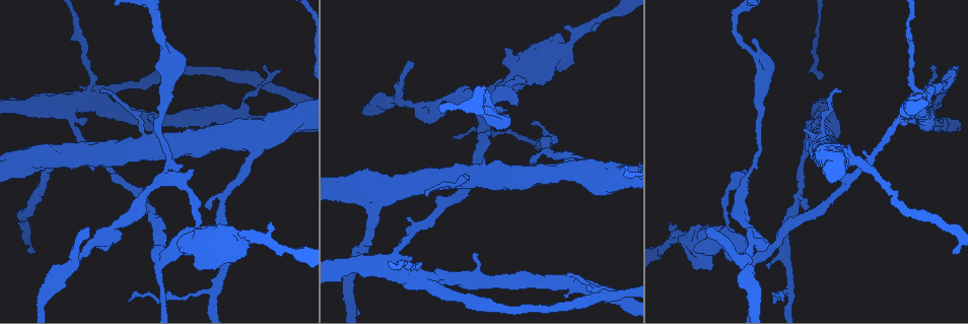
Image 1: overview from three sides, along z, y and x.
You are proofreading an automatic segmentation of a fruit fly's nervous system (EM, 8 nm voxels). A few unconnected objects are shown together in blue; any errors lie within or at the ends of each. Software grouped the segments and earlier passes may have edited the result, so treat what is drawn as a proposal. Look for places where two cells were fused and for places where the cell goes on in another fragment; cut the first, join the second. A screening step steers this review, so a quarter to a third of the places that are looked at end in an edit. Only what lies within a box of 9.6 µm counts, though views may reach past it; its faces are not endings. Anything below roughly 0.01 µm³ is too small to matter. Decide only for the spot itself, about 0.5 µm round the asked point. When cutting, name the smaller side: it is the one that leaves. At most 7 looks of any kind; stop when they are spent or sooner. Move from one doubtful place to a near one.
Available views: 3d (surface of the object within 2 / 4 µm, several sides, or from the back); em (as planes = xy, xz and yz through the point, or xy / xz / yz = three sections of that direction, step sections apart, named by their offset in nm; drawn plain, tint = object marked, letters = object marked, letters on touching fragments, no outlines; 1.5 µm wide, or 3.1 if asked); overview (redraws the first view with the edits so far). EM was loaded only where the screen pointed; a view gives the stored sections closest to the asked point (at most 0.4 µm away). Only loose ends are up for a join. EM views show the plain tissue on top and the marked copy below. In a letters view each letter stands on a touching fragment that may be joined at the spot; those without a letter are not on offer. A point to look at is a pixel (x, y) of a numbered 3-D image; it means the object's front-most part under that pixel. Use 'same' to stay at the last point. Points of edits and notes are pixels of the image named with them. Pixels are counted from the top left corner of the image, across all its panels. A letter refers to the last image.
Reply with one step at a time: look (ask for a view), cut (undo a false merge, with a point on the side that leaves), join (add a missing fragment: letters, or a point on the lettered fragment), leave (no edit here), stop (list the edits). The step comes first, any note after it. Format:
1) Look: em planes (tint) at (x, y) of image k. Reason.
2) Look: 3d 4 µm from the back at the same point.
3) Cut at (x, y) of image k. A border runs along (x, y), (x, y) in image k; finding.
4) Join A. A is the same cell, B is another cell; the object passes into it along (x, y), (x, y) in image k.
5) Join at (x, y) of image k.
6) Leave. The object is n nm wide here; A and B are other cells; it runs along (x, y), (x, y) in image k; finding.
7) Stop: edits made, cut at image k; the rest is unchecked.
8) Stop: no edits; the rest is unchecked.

Look: em xy step 4 (letters) at (88, 230) of image 1. Branch stops here.

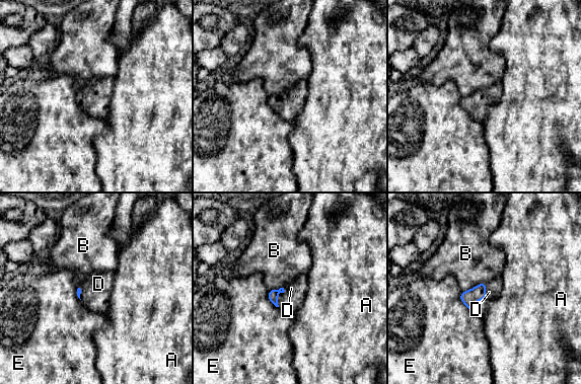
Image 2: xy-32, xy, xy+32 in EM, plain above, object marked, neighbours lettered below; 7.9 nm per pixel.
Look: em xz step 4 (letters) at the same point. Cut it another way.

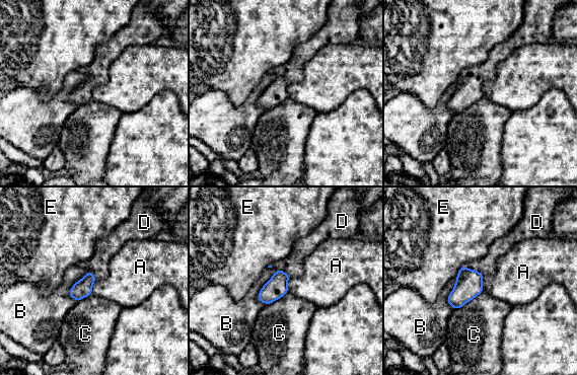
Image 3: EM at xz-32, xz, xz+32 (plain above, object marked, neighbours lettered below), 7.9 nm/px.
Join at (301, 248) of image 3. The object is 140 nm wide here; D is the same cell, A, B, C and E are other cells; the object passes into it along (276, 287), (279, 270), (301, 248) in image 3; the cell continues.

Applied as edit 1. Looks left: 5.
Look: em planes (letters) at (40, 109) of image 1. Sudden change in width.

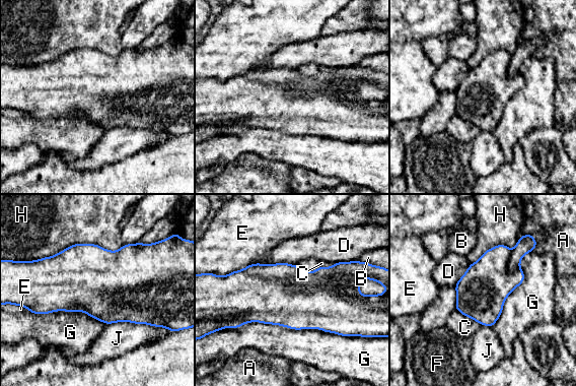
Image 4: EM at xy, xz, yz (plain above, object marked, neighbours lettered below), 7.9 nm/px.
Cut at (526, 244) of image 4. The object is 400 nm wide here; A, B, C, D, E, F, G, H and J are other cells; a border runs along (511, 250), (507, 264), (509, 273) in image 4; a second cell is stuck on.

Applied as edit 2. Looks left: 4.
Stop: edits made, join at image 3, cut at image 4; the rest is unchecked.

